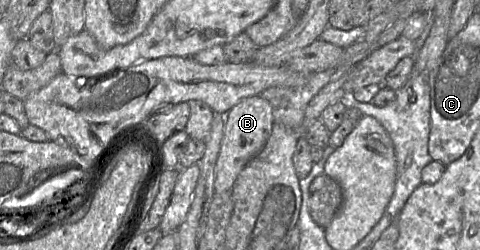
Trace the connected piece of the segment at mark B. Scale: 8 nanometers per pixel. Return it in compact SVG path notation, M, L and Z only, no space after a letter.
M261 95L240 100L225 114L224 132L215 164L214 194L231 192L242 169L264 148L273 124L272 106Z

